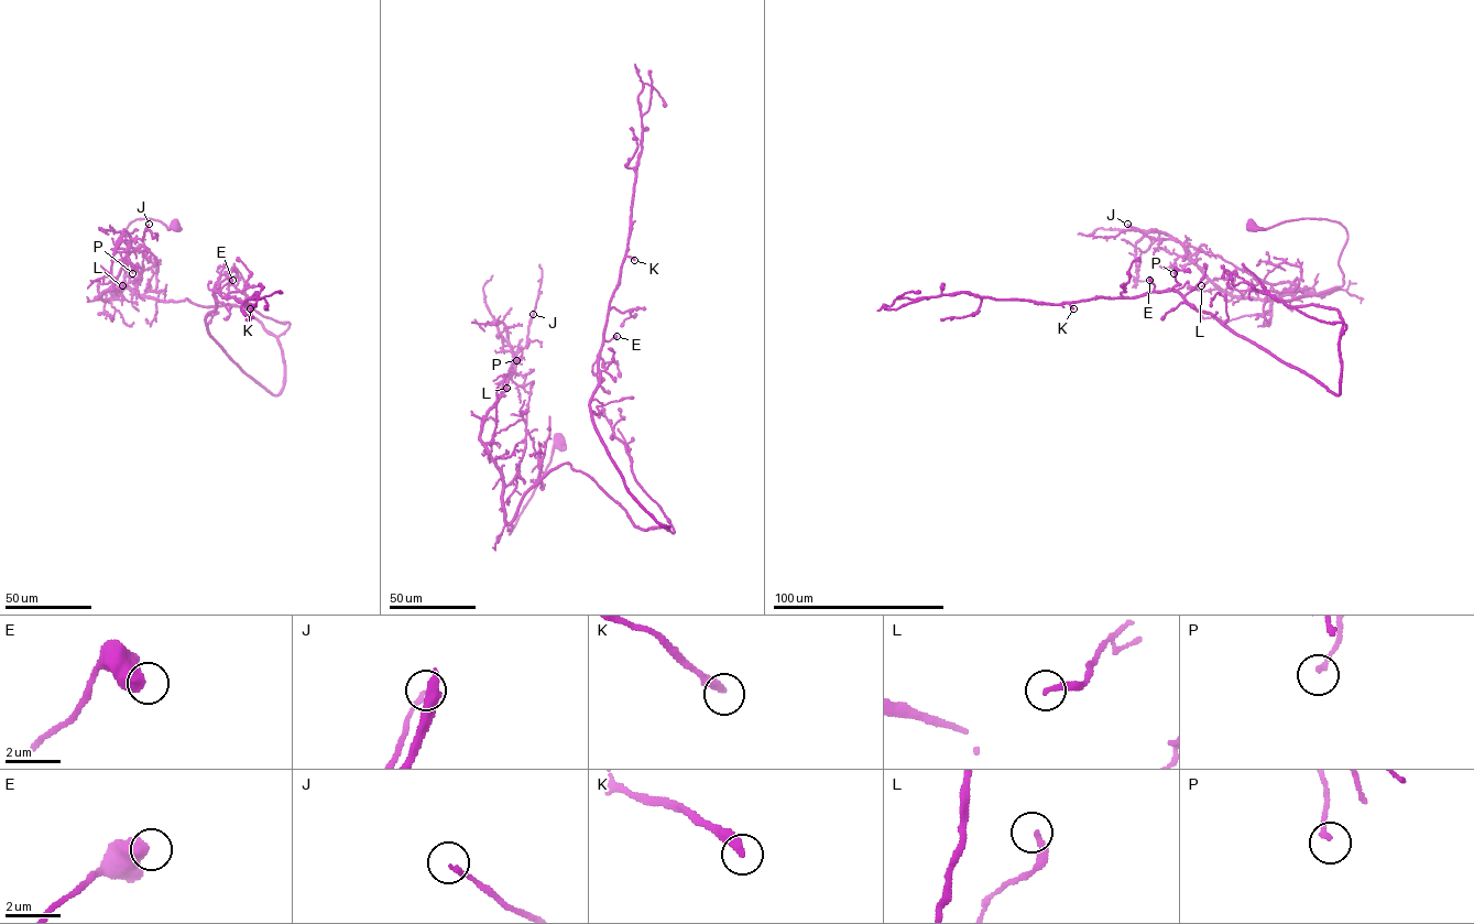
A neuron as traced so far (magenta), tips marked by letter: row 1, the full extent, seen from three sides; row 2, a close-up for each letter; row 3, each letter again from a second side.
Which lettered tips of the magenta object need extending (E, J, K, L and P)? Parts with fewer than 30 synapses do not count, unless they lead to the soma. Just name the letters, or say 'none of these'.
K

